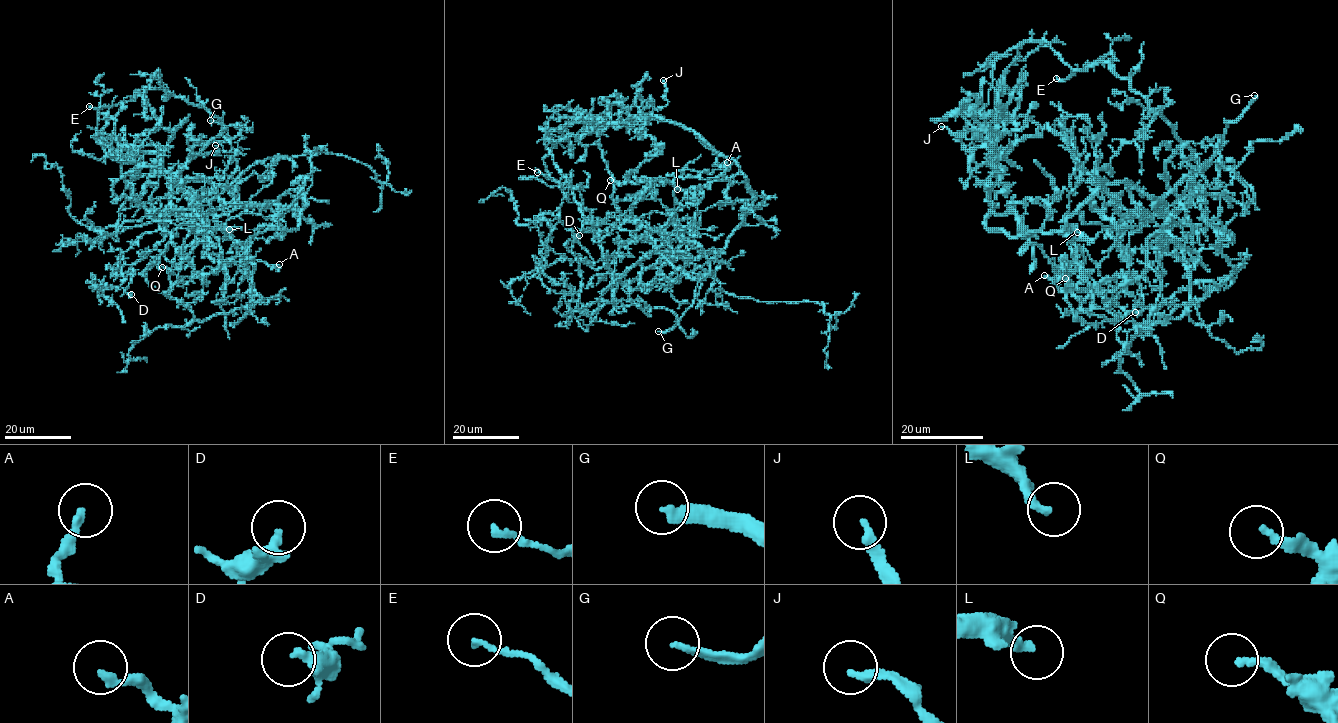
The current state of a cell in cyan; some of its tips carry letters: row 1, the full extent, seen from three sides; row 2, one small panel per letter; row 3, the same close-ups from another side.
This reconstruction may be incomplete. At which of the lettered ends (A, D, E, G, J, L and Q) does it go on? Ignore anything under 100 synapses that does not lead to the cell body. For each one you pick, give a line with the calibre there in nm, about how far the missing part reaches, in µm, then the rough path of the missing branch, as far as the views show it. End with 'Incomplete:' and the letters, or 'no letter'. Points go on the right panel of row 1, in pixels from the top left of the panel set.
G: 260 nm thick; about 70 µm are missing; missing branch runs (1254, 95), (1256, 84), (1221, 81), (1200, 86), (1186, 97), (1183, 95)
Incomplete: G

